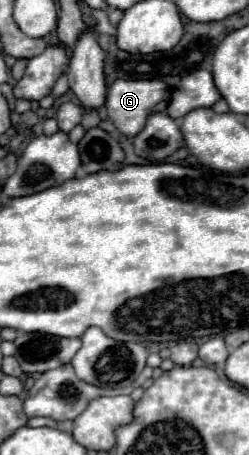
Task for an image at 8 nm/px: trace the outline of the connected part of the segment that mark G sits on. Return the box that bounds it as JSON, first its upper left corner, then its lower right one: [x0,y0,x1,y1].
[106,79,170,137]

